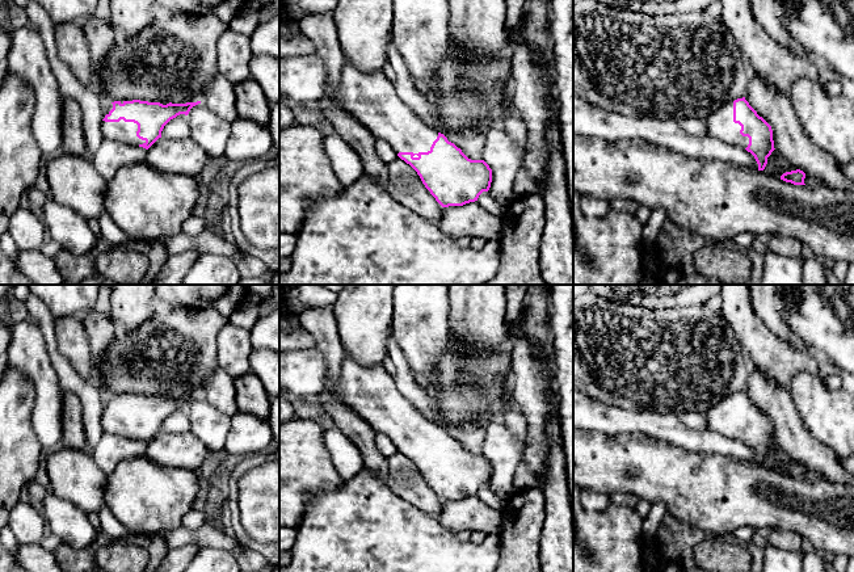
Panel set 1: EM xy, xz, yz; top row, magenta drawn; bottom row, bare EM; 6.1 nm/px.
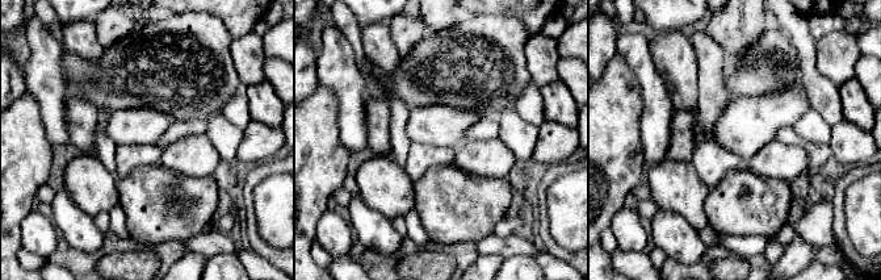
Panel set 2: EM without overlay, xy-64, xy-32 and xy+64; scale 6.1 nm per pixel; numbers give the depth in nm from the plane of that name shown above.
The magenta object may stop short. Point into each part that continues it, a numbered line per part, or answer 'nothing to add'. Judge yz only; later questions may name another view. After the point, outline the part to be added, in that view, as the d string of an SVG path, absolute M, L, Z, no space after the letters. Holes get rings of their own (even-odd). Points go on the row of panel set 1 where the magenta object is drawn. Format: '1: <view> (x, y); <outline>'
1: yz (720, 125); M733 101L723 105L706 119L707 135L718 138L725 143L741 146L749 144L749 138L740 134L741 126L733 122Z

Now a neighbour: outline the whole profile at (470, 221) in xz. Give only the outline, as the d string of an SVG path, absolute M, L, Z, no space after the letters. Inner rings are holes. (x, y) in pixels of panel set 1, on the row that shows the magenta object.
M475 201L463 206L442 207L437 226L453 239L483 237L487 241L498 241L502 218L488 213Z

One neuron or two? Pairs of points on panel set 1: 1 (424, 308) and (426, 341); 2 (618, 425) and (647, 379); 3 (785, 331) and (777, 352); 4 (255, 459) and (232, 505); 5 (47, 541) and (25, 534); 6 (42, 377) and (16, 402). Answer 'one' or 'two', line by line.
1: one
2: two
3: two
4: one
5: two
6: two

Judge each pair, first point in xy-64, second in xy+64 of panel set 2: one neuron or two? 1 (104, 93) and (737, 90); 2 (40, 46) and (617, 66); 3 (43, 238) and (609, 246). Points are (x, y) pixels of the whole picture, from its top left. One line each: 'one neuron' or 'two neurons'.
1: one neuron
2: two neurons
3: two neurons

